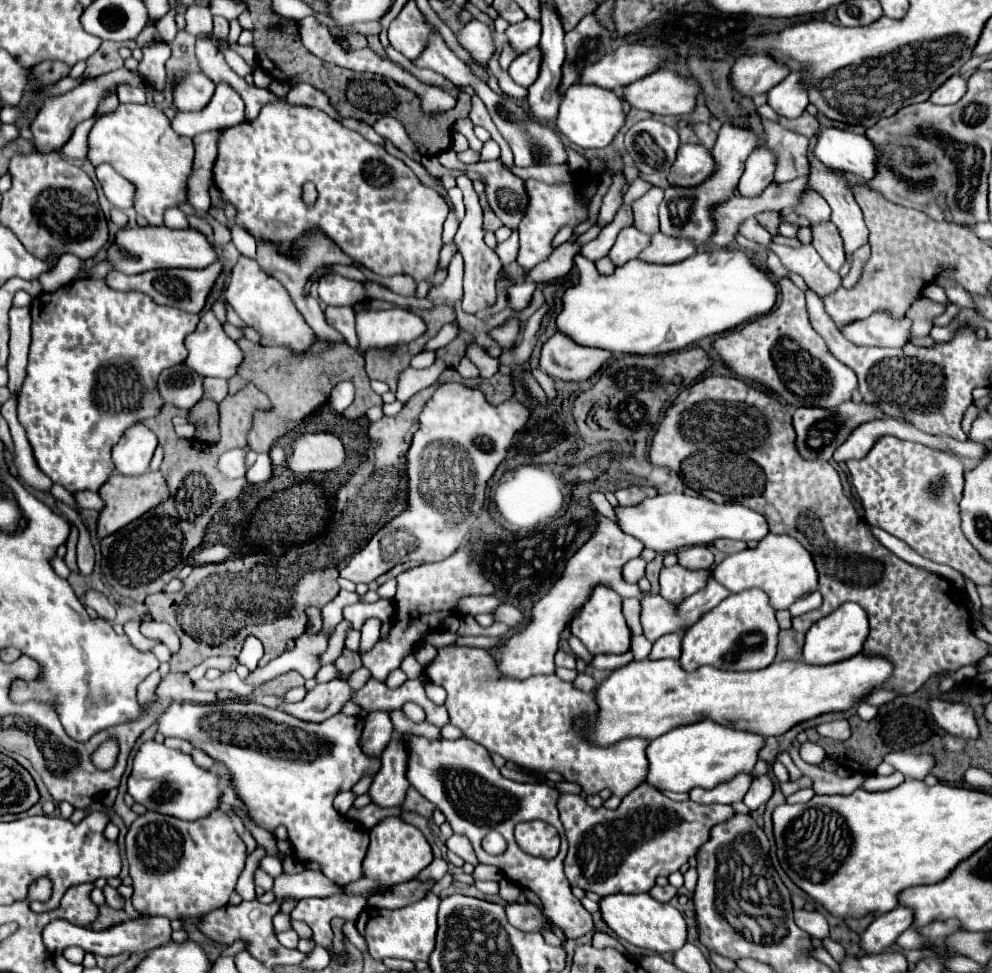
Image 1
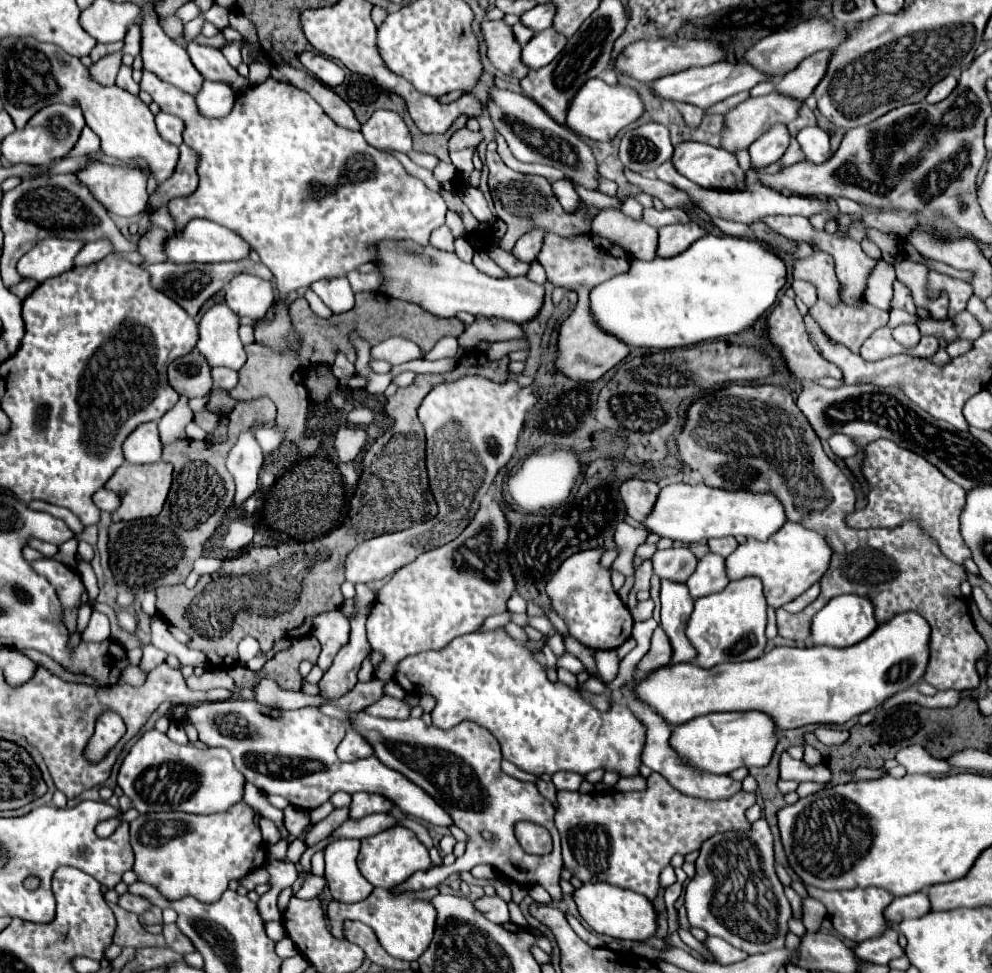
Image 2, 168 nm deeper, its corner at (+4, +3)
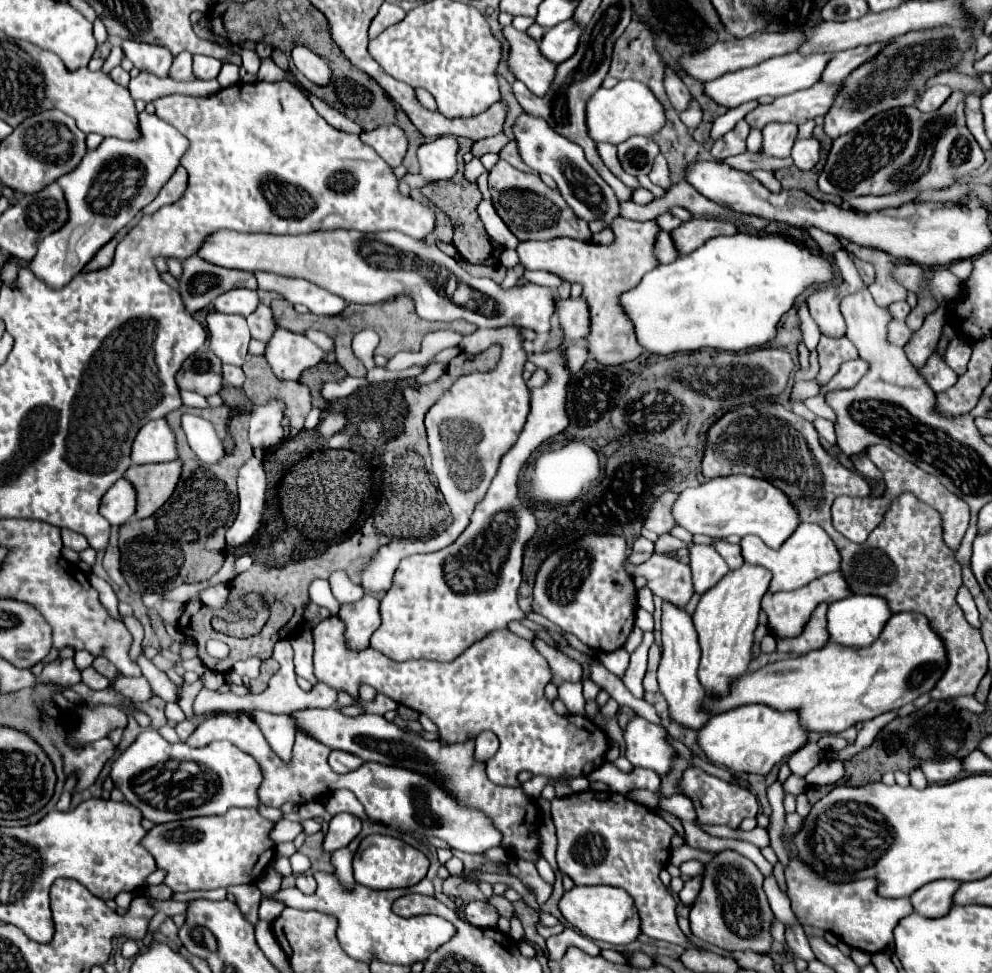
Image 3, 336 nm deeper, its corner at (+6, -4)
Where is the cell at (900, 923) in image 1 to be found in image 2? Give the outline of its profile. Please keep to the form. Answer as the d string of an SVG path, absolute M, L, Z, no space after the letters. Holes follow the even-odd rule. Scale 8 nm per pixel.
M917 891L911 895L895 897L893 903L887 907L887 921L897 929L897 925L905 917L921 917L921 915L927 915L929 911L931 911L929 895L925 891Z

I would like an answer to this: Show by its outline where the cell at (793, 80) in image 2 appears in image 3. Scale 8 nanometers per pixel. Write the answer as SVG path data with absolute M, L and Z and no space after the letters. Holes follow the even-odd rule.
M881 44L877 46L859 46L853 50L843 50L833 54L833 58L827 62L821 80L827 84L835 84L835 82L843 82L851 70L855 70L857 66L861 66L861 62L867 62L869 58L873 58L873 54L877 54L877 50L881 48Z

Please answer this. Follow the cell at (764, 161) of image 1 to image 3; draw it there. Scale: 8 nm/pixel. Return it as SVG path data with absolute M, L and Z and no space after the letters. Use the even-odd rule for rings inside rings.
M769 124L763 130L763 148L761 154L771 158L787 158L791 156L791 148L797 136L797 126L793 124Z

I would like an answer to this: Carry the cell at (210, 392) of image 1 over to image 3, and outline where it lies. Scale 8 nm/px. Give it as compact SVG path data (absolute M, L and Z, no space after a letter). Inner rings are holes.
M223 364L223 384L233 386L233 388L241 388L243 382L245 382L245 374L243 374L241 368Z

